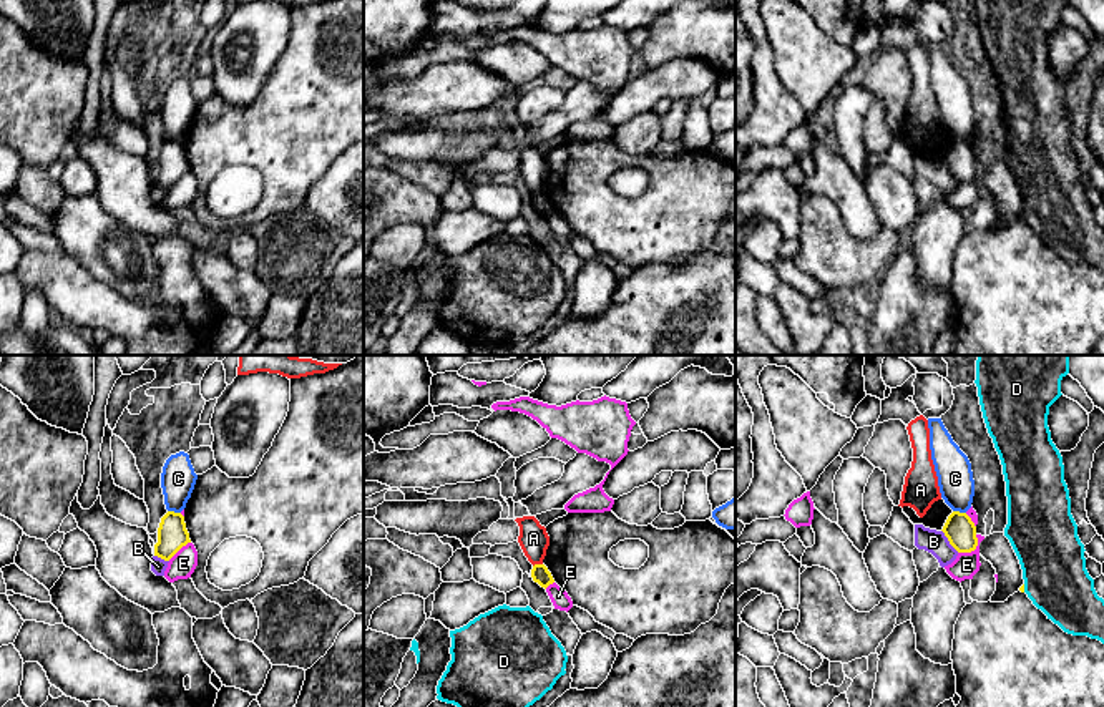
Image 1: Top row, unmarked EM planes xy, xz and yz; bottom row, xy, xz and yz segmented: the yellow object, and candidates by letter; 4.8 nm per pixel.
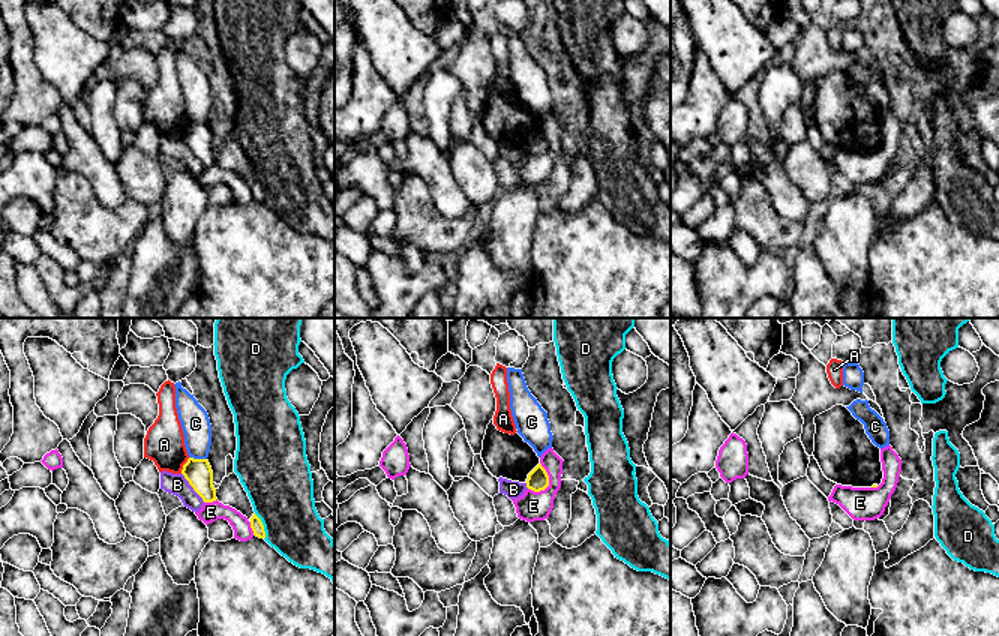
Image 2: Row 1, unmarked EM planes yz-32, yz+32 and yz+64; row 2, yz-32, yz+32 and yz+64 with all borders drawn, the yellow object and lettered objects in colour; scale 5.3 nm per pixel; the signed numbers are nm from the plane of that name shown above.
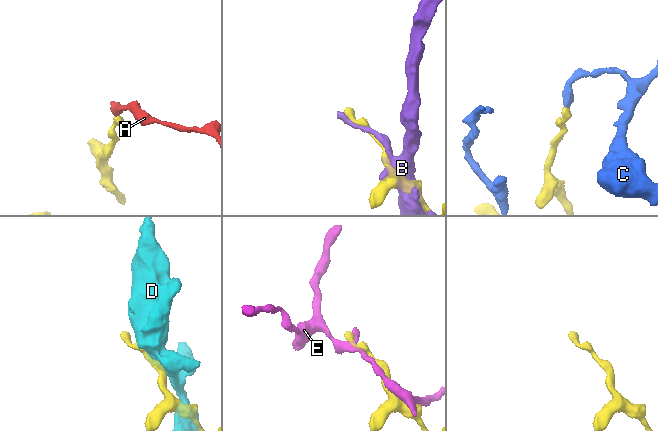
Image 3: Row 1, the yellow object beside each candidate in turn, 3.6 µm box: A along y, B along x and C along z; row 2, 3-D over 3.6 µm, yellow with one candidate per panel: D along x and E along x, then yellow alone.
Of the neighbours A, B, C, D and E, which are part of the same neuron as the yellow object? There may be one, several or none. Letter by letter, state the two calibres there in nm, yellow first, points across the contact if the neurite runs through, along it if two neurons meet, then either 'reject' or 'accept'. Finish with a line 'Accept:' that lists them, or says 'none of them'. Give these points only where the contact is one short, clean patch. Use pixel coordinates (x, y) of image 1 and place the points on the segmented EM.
A: calibres 90 and 140 nm; border xz (542, 563), (533, 566); reject
B: calibres 150 and 120 nm; reject
C: calibres 140 and 170 nm; reject
D: calibres 20 and 320 nm; reject
E: calibres 150 and 120 nm; reject
Accept: none of them

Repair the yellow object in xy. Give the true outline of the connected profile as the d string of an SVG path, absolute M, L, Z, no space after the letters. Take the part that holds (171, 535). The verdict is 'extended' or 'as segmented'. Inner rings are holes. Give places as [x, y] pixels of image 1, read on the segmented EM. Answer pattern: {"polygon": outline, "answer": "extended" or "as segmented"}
{"polygon": "M168 511L158 528L158 543L154 544L154 556L169 561L183 546L191 543L186 529L184 516L181 513Z", "answer": "as segmented"}

